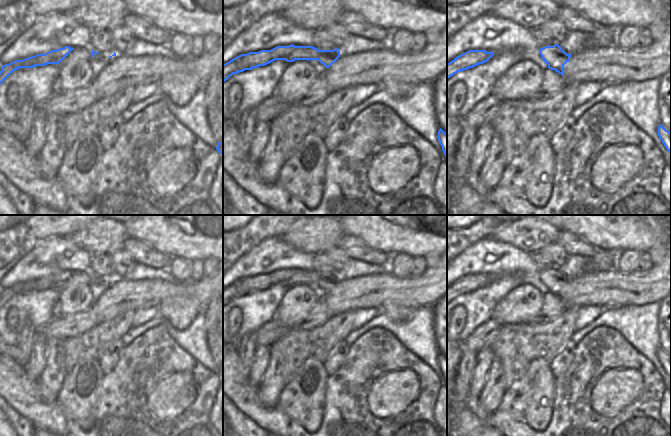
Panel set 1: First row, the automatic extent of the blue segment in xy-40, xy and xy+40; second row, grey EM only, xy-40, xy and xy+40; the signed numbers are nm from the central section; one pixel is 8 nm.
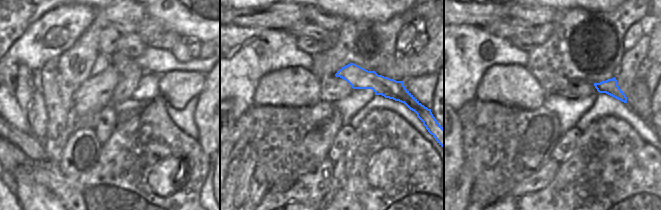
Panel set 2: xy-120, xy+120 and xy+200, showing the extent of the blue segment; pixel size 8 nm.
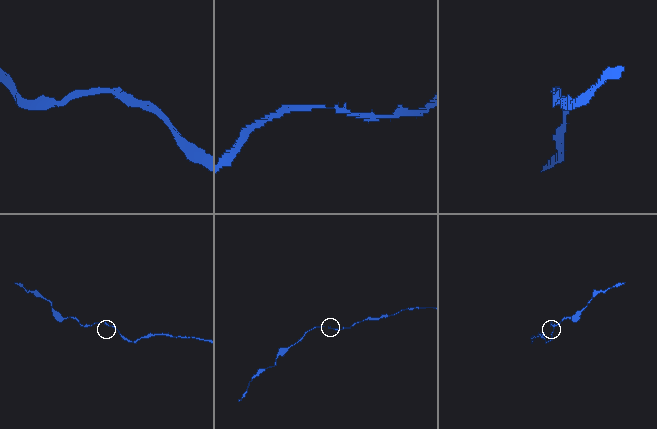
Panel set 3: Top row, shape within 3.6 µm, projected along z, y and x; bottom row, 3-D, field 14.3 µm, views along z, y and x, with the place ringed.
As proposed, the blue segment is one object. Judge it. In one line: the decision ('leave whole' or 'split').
leave whole

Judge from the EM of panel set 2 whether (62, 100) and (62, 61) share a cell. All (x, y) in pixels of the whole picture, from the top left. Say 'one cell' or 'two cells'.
two cells

